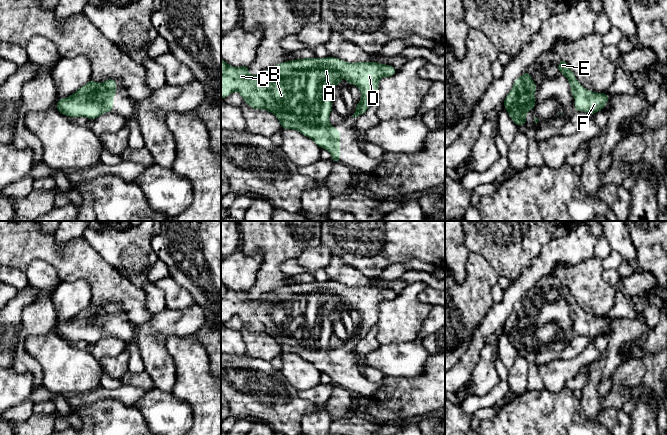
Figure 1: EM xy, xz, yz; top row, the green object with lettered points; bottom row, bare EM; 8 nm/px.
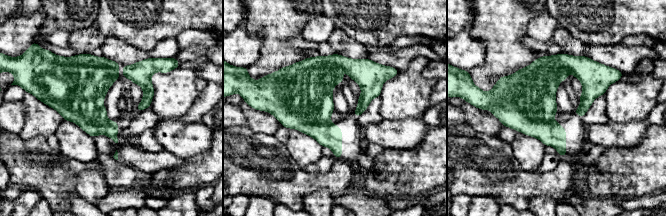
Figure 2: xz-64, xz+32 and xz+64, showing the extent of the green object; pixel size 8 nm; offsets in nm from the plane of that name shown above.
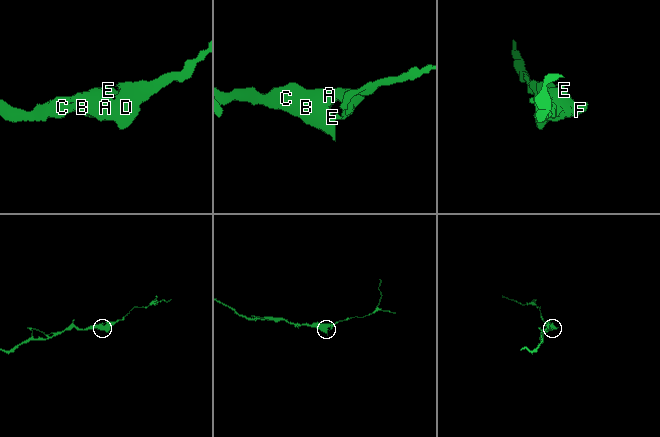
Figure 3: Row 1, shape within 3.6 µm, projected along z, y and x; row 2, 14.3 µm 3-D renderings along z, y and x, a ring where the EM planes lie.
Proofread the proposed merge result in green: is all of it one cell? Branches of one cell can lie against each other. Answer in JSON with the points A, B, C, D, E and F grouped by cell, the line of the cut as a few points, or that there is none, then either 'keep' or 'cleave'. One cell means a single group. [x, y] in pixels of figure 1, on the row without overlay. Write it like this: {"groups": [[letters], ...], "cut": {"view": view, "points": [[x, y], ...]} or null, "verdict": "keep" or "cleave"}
{"groups": [["A", "B", "C", "D", "E", "F"]], "cut": null, "verdict": "keep"}

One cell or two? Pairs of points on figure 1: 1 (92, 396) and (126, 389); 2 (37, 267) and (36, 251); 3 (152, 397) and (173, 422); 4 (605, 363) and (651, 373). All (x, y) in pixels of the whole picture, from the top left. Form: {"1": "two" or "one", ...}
{"1": "one", "2": "two", "3": "one", "4": "two"}

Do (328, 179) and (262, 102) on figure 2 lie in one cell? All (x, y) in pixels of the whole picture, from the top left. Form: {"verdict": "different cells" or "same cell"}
{"verdict": "different cells"}

